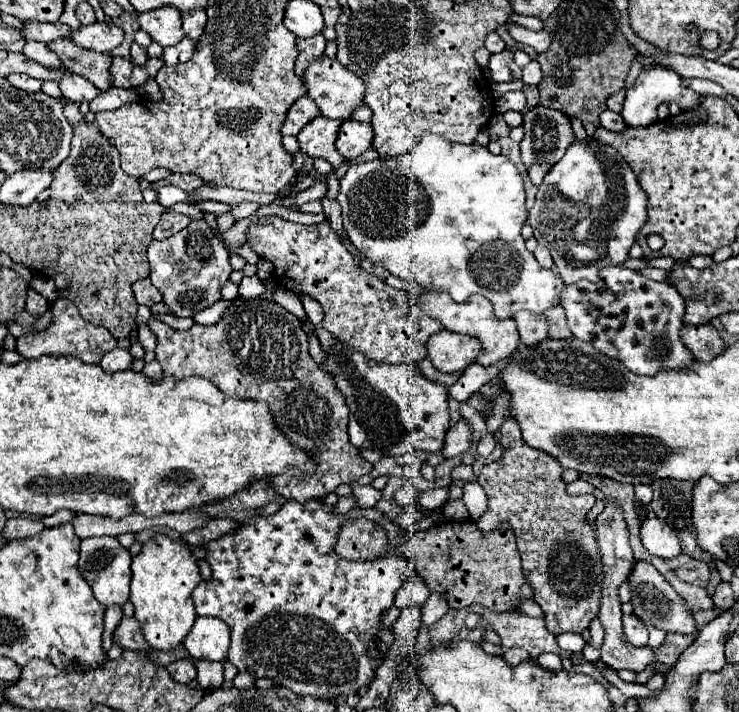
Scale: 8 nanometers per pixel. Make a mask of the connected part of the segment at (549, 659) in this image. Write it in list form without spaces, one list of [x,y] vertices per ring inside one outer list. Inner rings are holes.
[[[545,652],[537,658],[537,664],[543,666],[545,670],[551,670],[551,672],[559,672],[563,666],[561,666],[561,658],[557,654],[551,654],[551,652]]]

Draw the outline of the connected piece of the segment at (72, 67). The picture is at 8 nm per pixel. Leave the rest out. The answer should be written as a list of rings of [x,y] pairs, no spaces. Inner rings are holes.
[[[67,38],[53,40],[47,44],[47,48],[59,56],[63,68],[67,68],[69,72],[83,76],[85,80],[95,84],[95,88],[99,90],[111,88],[111,78],[109,78],[111,56],[109,54],[87,52],[85,48],[76,46]]]

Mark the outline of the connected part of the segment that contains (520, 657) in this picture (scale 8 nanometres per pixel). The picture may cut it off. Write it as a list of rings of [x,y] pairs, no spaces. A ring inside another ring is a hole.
[[[513,648],[513,650],[507,650],[507,652],[503,654],[503,658],[507,660],[507,664],[517,666],[517,664],[521,664],[523,660],[527,660],[529,654],[527,654],[527,650],[523,650],[523,648]]]

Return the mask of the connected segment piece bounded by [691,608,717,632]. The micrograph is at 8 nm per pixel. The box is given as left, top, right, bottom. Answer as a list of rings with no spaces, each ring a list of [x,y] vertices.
[[[711,608],[711,610],[695,610],[695,612],[691,612],[693,616],[695,616],[695,624],[697,624],[697,632],[705,626],[705,624],[709,624],[713,618],[717,618],[717,612]]]

